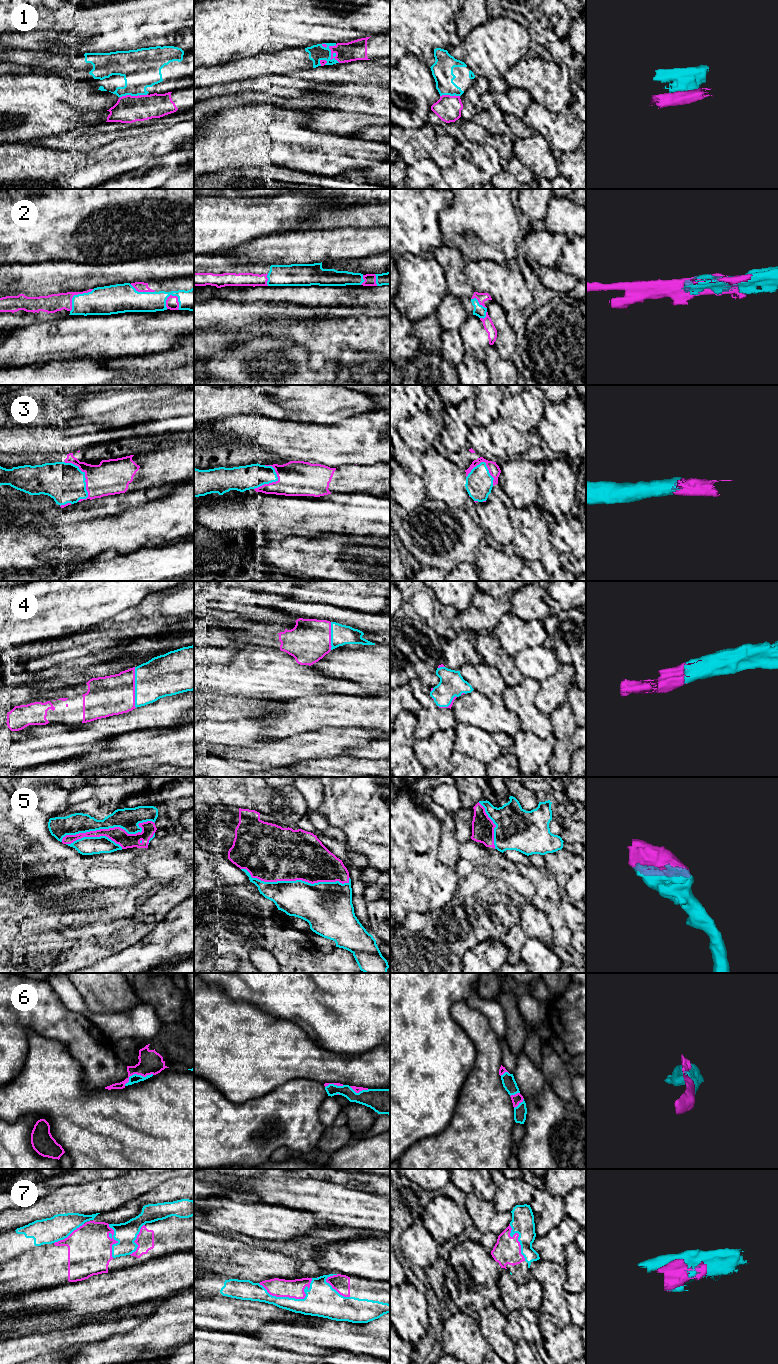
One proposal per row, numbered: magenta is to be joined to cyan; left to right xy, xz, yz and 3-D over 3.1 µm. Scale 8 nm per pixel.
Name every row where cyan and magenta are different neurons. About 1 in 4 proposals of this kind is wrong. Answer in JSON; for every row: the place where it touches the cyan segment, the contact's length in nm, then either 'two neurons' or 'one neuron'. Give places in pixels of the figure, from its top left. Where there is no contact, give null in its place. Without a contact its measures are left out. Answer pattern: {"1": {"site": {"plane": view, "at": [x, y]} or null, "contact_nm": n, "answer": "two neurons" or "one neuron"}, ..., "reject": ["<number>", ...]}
{"1": {"site": {"plane": "xz", "at": [330, 52]}, "contact_nm": 220, "answer": "two neurons"}, "2": {"site": {"plane": "xy", "at": [75, 295]}, "contact_nm": 260, "answer": "one neuron"}, "3": {"site": {"plane": "xy", "at": [84, 476]}, "contact_nm": 360, "answer": "one neuron"}, "4": {"site": {"plane": "xy", "at": [135, 687]}, "contact_nm": 320, "answer": "one neuron"}, "5": {"site": {"plane": "xz", "at": [295, 881]}, "contact_nm": 900, "answer": "one neuron"}, "6": {"site": {"plane": "xy", "at": [137, 1075]}, "contact_nm": 260, "answer": "one neuron"}, "7": {"site": {"plane": "xz", "at": [292, 1298]}, "contact_nm": 440, "answer": "one neuron"}, "reject": ["1"]}

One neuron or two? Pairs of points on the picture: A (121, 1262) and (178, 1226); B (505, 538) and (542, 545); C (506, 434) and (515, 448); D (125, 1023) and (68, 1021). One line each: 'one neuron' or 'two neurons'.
A: one neuron
B: two neurons
C: one neuron
D: two neurons

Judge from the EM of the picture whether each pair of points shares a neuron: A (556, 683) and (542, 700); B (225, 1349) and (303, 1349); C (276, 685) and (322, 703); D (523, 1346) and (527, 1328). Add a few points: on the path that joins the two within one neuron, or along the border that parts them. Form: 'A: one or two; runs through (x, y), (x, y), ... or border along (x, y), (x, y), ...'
A: one; runs through (554, 687), (546, 696)
B: two; border along (264, 1342), (299, 1353)
C: two; border along (334, 693), (311, 696)
D: two; border along (515, 1342), (523, 1339), (536, 1352)

